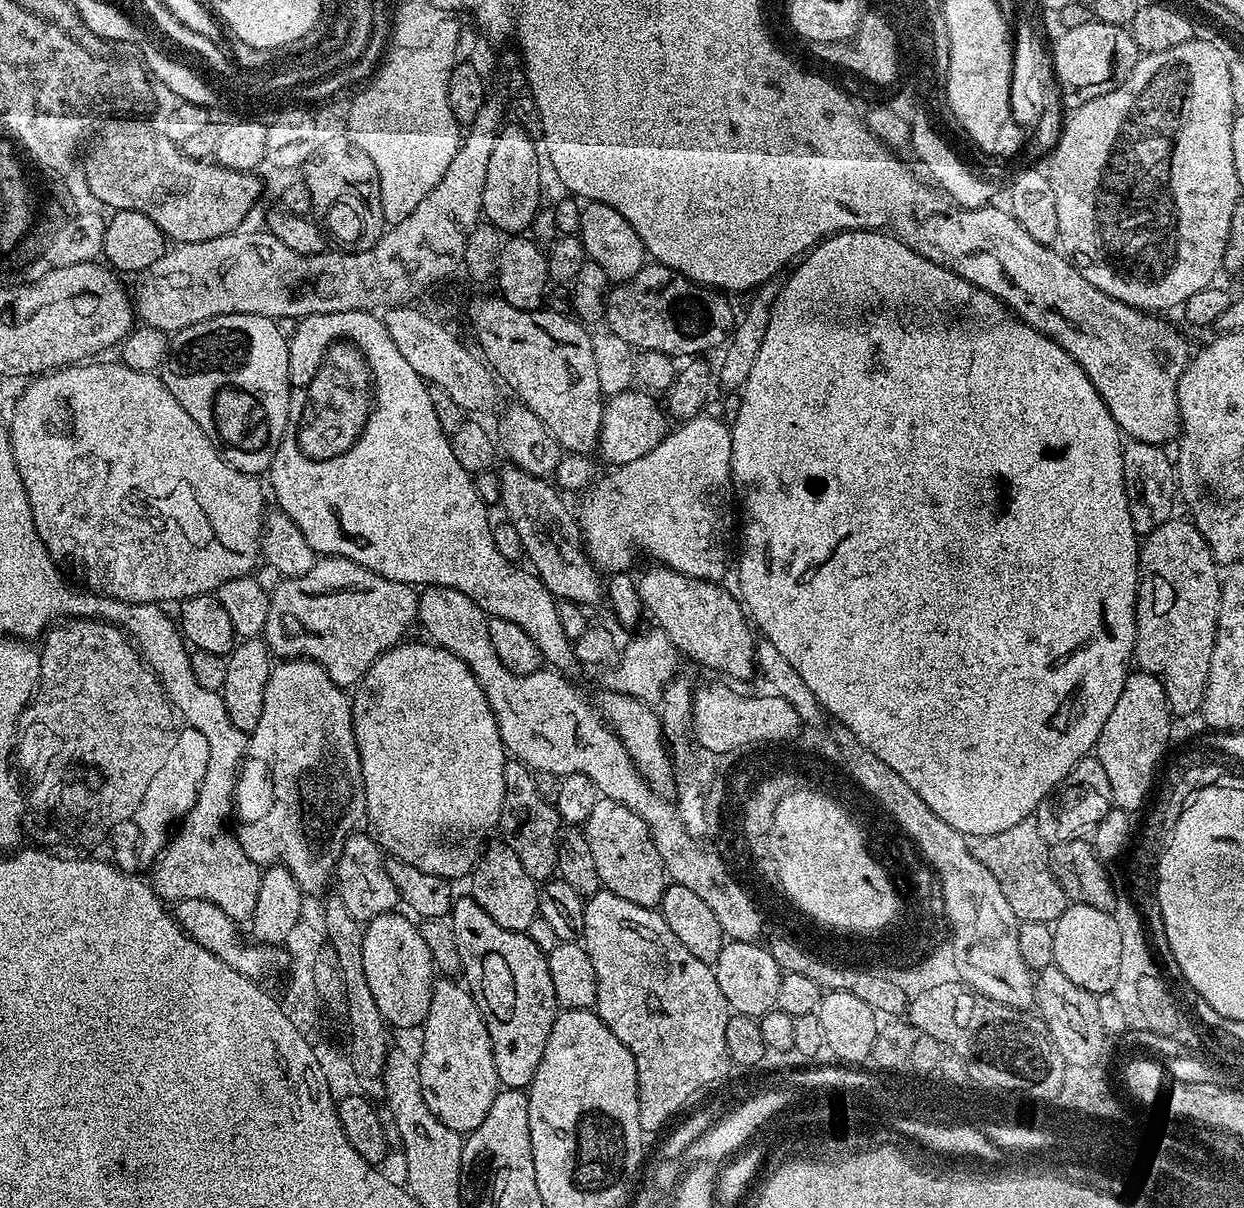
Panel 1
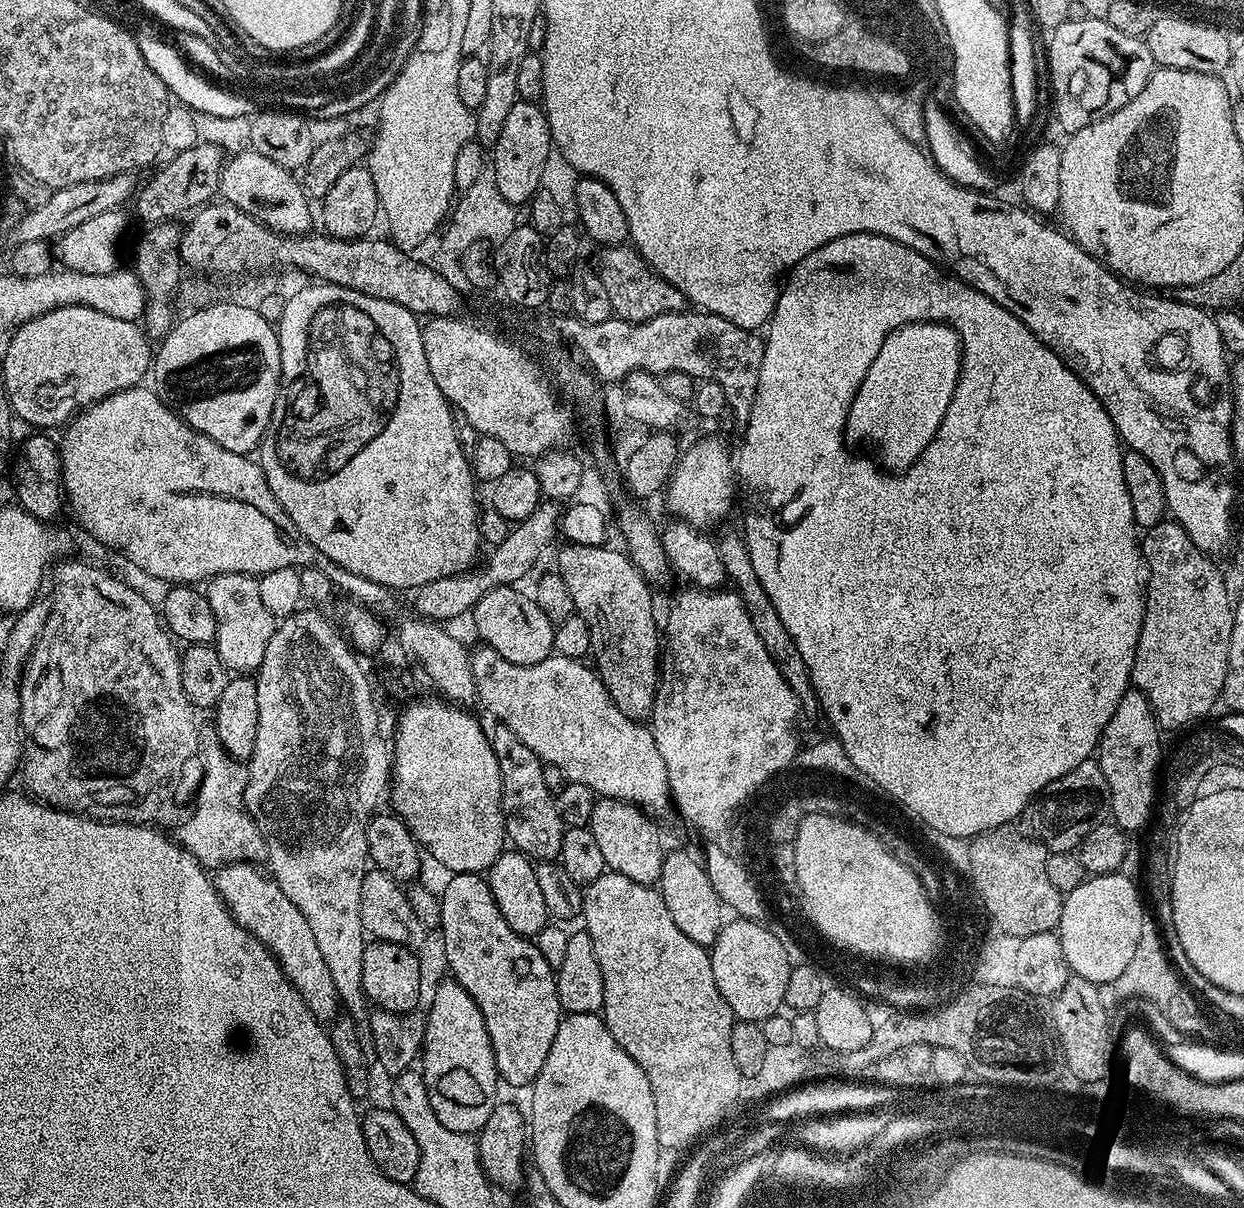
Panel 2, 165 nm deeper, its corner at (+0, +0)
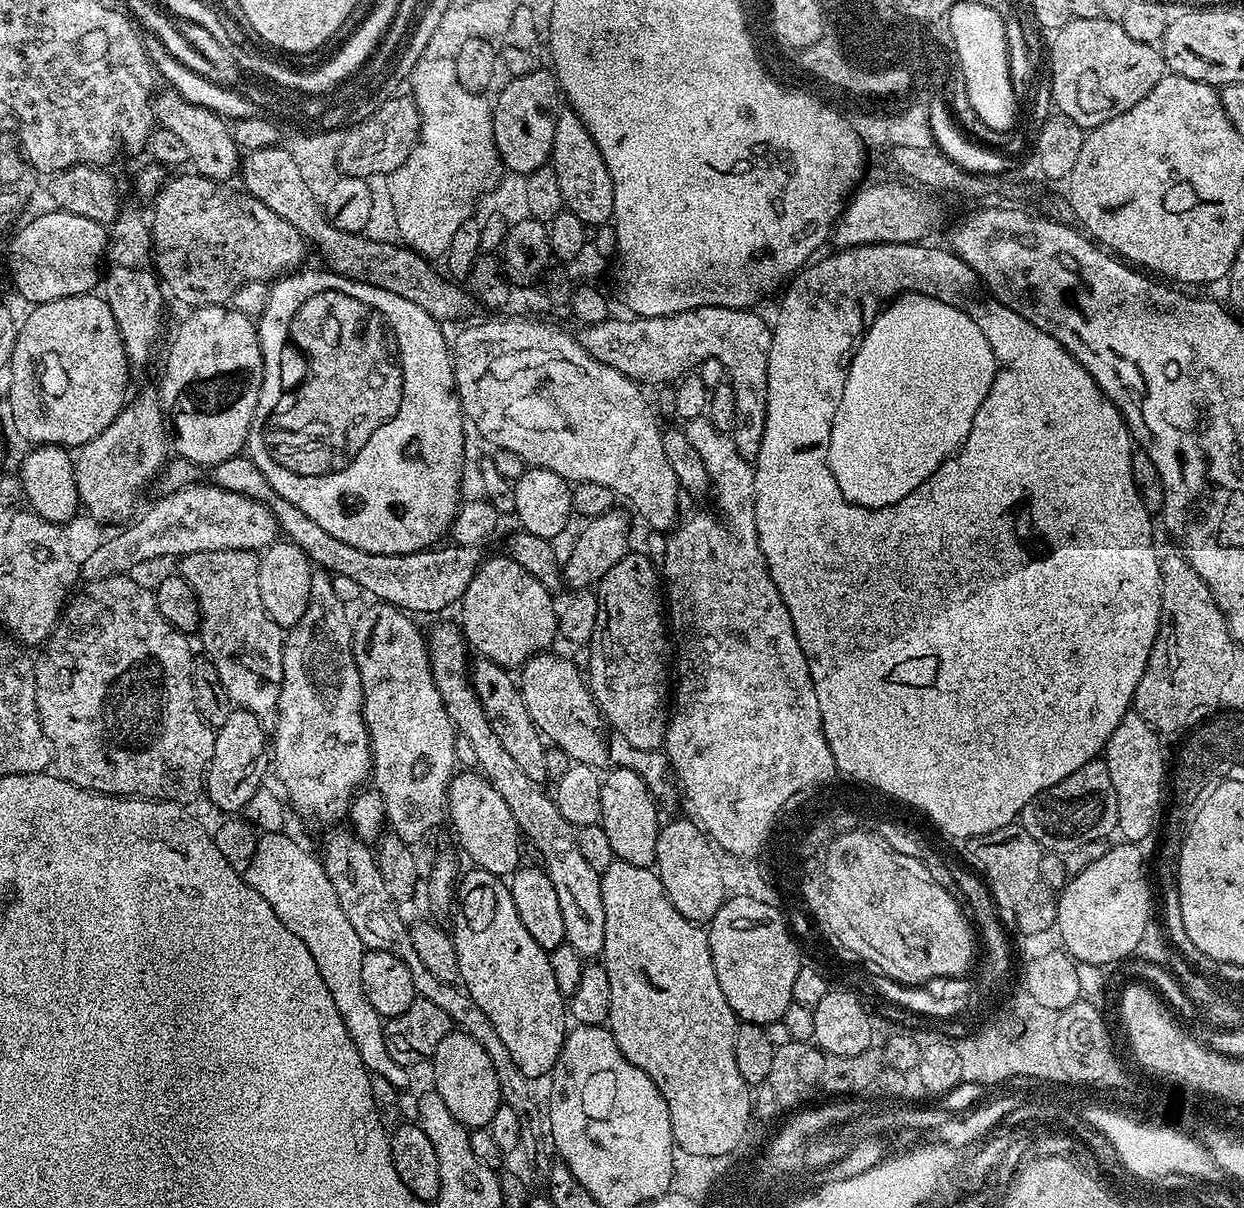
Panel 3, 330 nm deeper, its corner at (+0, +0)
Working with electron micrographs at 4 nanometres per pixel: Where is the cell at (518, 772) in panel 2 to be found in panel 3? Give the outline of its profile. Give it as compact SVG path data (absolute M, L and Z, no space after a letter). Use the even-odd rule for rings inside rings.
M480 658L471 665L470 683L480 699L486 718L491 721L494 734L498 734L498 742L506 746L506 754L510 754L510 758L518 762L518 766L529 778L537 782L543 781L546 777L546 740L531 720L520 685L514 679L513 673L494 662Z

